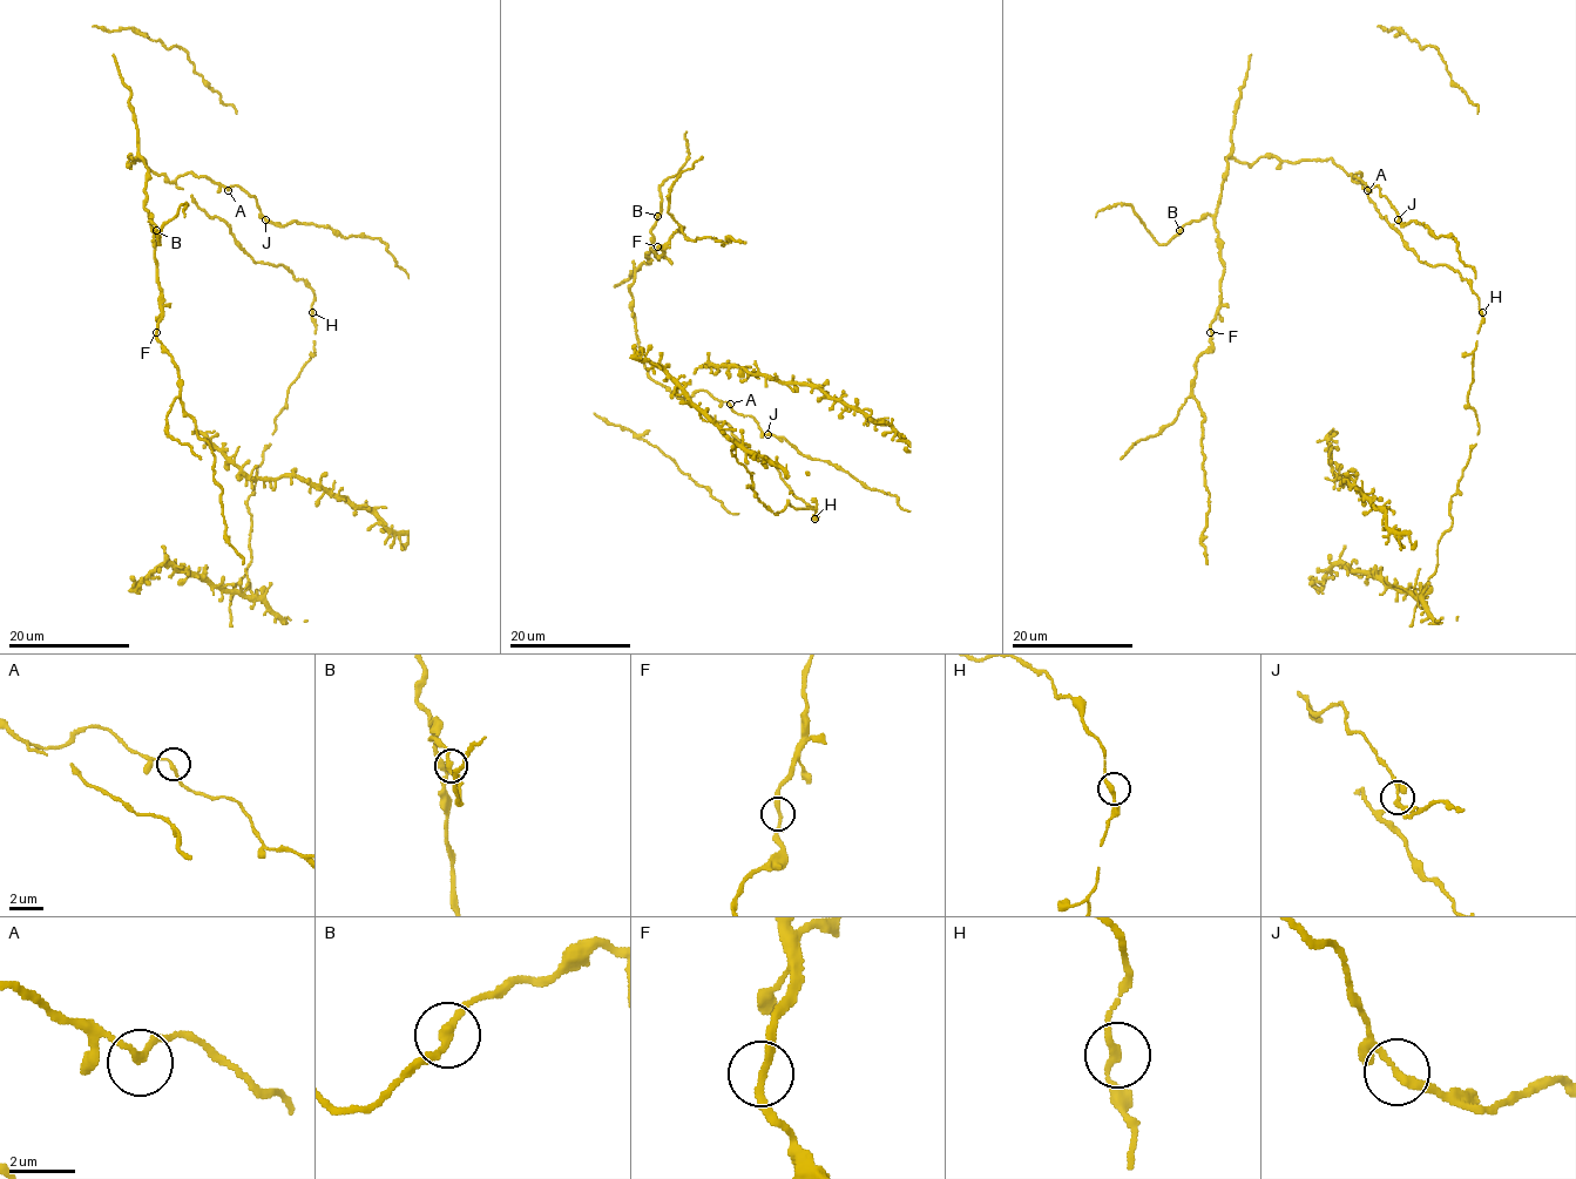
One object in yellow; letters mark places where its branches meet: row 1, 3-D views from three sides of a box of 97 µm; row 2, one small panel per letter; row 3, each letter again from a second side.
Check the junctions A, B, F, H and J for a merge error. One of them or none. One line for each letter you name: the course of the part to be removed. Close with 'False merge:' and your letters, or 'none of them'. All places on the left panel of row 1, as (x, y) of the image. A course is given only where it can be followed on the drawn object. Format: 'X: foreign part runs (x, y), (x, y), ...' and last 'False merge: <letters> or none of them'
False merge: none of them

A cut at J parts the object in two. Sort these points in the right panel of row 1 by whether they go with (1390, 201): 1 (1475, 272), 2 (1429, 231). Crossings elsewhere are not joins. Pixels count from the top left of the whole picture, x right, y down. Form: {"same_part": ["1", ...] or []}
{"same_part": []}

